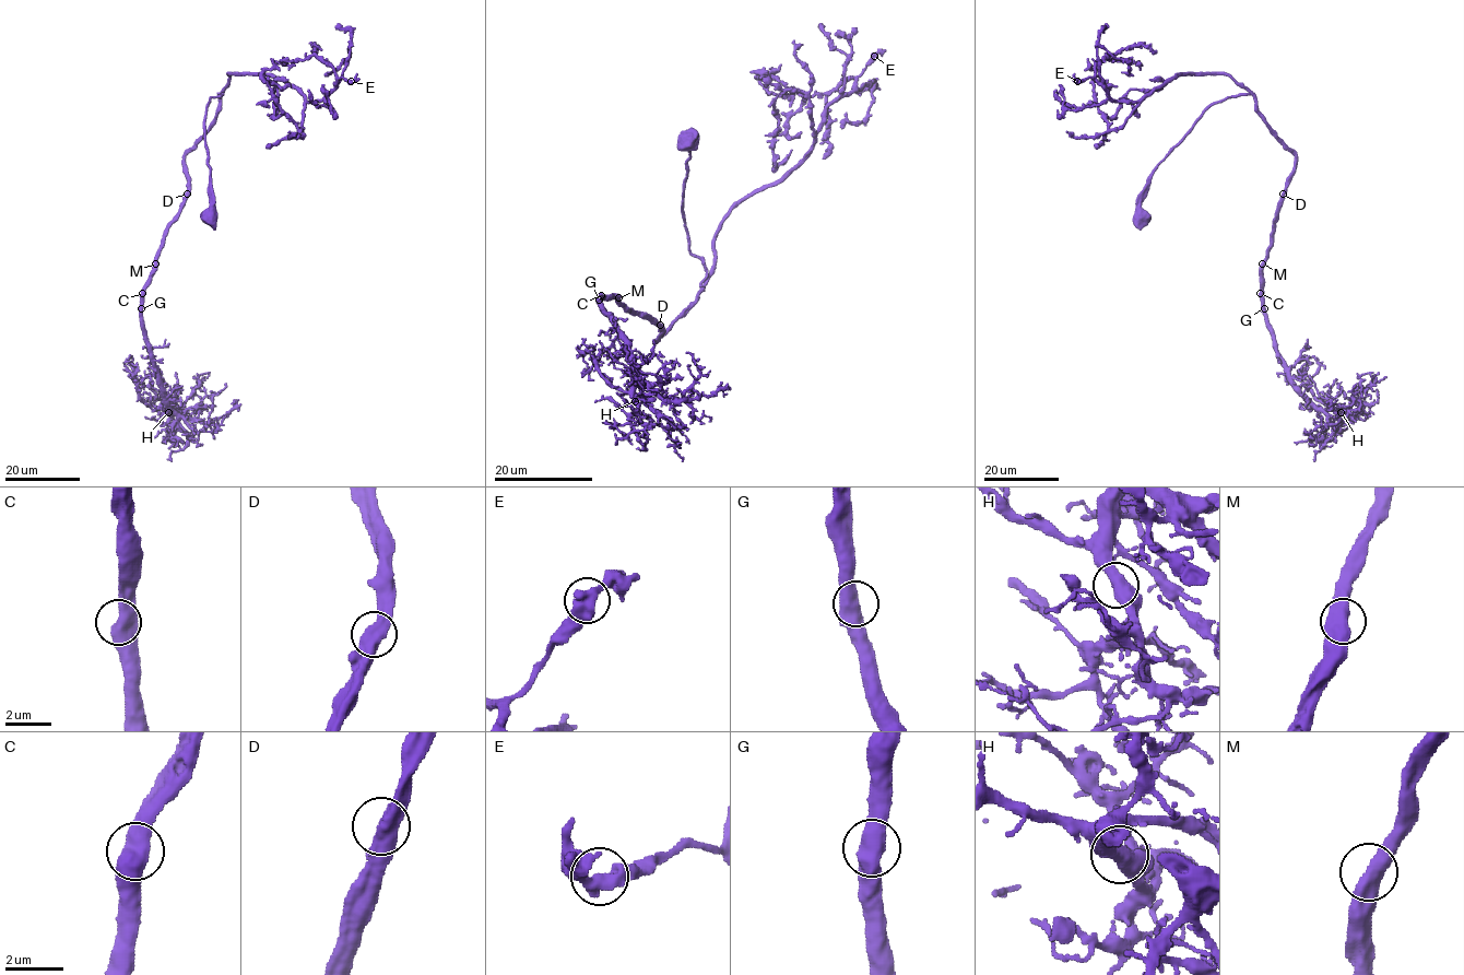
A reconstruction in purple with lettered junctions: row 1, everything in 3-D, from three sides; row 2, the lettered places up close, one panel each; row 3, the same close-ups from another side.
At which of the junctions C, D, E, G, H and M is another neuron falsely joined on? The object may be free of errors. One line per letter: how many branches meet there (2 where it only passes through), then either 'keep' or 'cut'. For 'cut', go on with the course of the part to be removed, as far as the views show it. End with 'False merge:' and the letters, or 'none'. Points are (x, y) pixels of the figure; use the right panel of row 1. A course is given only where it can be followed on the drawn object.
C: 2 | keep
D: 2 | keep
E: 2 | keep
G: 2 | keep
H: 2 | keep
M: 2 | keep
False merge: none

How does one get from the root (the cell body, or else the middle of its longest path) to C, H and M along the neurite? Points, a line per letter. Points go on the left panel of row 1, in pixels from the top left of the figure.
C: (209, 214), (204, 118), (209, 100), (223, 94), (219, 94), (215, 119), (185, 155), (188, 194), (142, 293)
H: (209, 214), (204, 118), (223, 94), (185, 155), (188, 194), (142, 294), (142, 327), (168, 412)
M: (209, 214), (204, 118), (209, 100), (223, 94), (219, 94), (215, 119), (185, 155), (188, 194), (155, 263)

